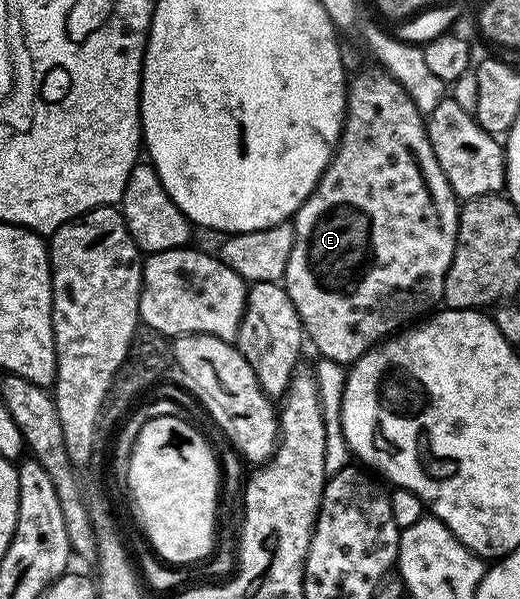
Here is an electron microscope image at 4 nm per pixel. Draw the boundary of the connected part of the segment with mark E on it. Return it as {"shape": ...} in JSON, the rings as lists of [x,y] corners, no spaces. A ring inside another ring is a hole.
{"shape":[[[383,71],[375,72],[360,73],[353,81],[351,78],[347,82],[346,116],[344,127],[340,131],[340,140],[337,141],[336,152],[328,161],[324,174],[318,179],[314,191],[302,203],[302,207],[296,212],[291,222],[296,238],[294,247],[290,251],[290,259],[286,259],[286,271],[282,282],[284,290],[290,295],[290,303],[294,303],[300,322],[304,324],[304,331],[310,345],[317,349],[317,354],[321,358],[336,361],[343,367],[351,366],[352,362],[358,360],[367,349],[379,345],[381,341],[403,330],[409,323],[431,314],[443,302],[444,280],[456,250],[456,236],[460,222],[460,205],[456,192],[450,187],[434,155],[434,147],[430,147],[425,118],[414,107],[410,95],[406,95],[406,91],[393,77],[389,77]]]}

